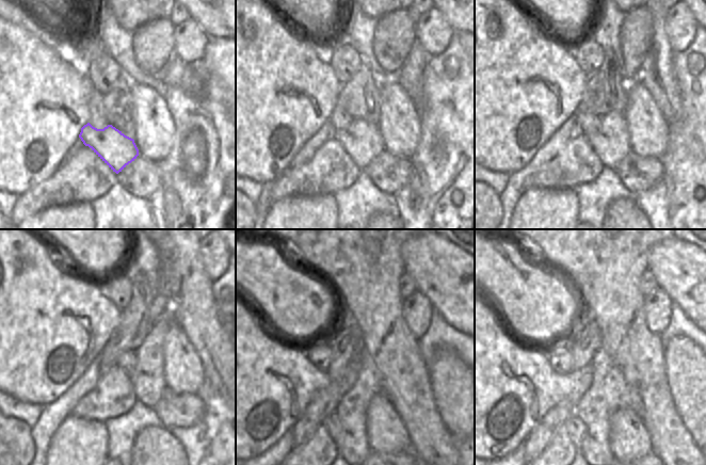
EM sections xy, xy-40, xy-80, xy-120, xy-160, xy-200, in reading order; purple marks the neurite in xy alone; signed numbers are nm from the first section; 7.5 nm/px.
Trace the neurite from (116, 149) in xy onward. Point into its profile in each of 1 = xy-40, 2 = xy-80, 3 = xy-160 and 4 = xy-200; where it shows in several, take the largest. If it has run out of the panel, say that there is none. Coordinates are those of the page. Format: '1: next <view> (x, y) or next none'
1: next xy-40 (362, 140)
2: next xy-80 (610, 142)
3: next xy-160 (386, 432)
4: next xy-200 (629, 439)

